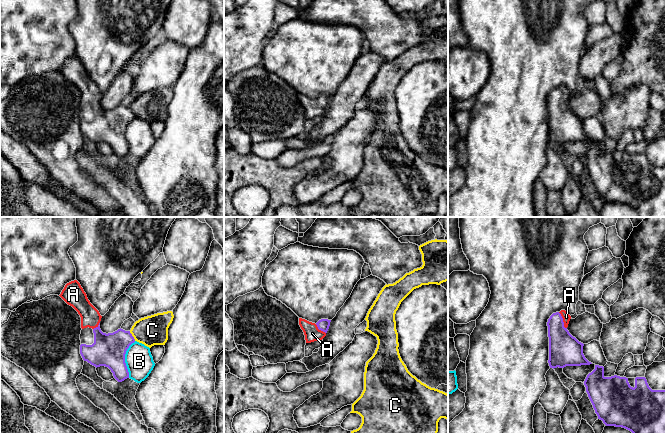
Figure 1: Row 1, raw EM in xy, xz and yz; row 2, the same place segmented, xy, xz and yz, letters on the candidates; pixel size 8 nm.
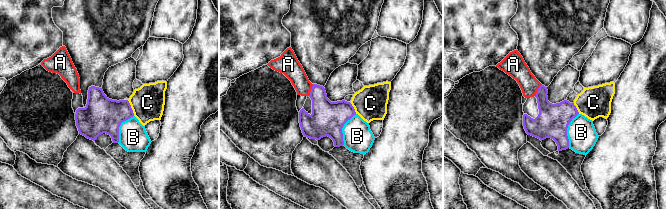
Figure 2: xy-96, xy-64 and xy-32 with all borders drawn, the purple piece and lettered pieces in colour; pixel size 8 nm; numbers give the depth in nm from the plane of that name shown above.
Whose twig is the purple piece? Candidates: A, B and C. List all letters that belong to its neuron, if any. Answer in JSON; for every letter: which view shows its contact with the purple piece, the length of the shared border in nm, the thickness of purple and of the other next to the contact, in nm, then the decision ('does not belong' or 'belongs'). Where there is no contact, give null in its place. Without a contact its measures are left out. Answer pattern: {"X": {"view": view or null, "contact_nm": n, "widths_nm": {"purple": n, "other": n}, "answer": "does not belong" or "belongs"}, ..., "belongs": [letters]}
{"A": {"view": "yz", "contact_nm": 150, "widths_nm": {"purple": 260, "other": 70}, "answer": "belongs"}, "B": {"view": "xy", "contact_nm": 300, "widths_nm": {"purple": 260, "other": 220}, "answer": "does not belong"}, "C": {"view": "xy", "contact_nm": 90, "widths_nm": {"purple": 260, "other": 240}, "answer": "does not belong"}, "belongs": ["A"]}

